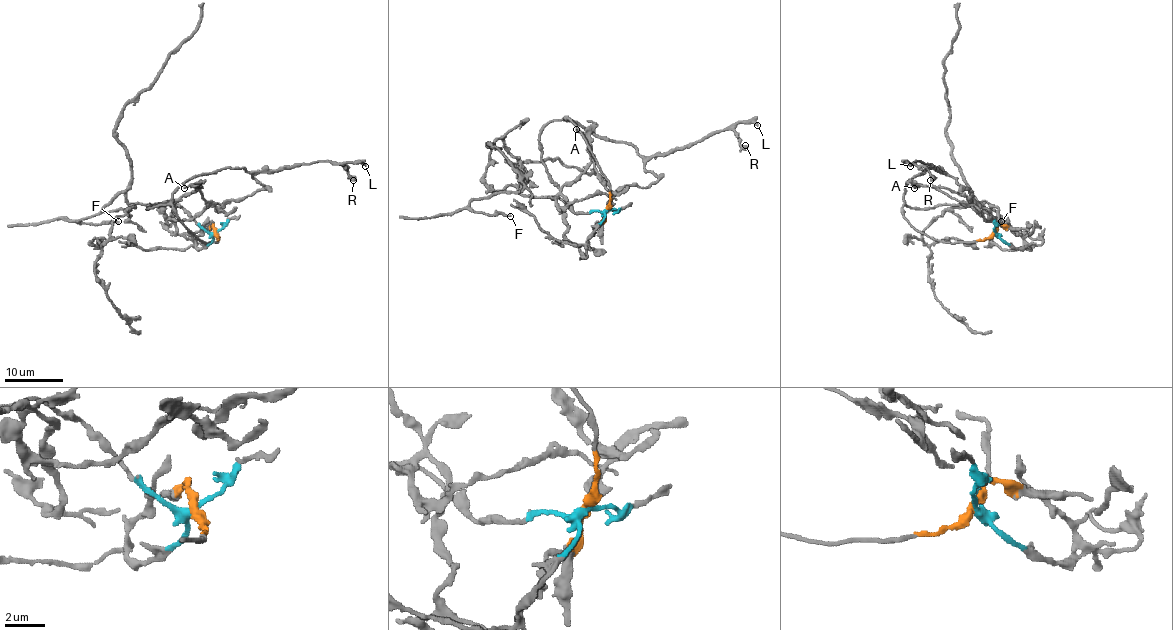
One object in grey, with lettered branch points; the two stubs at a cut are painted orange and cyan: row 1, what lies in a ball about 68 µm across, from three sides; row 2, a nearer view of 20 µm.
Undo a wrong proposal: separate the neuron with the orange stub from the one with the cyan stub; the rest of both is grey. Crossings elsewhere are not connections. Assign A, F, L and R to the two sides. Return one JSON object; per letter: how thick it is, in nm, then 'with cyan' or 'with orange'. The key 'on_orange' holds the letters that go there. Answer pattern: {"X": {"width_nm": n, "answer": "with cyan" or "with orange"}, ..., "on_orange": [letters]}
{"A": {"width_nm": 140, "answer": "with cyan"}, "F": {"width_nm": 160, "answer": "with cyan"}, "L": {"width_nm": 200, "answer": "with orange"}, "R": {"width_nm": 360, "answer": "with orange"}, "on_orange": ["L", "R"]}

